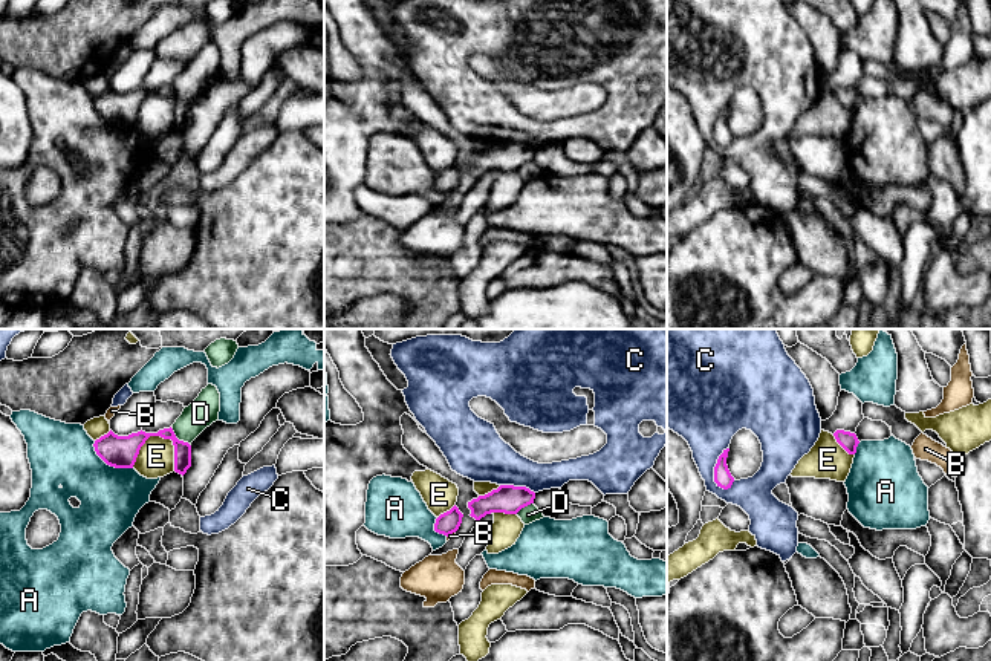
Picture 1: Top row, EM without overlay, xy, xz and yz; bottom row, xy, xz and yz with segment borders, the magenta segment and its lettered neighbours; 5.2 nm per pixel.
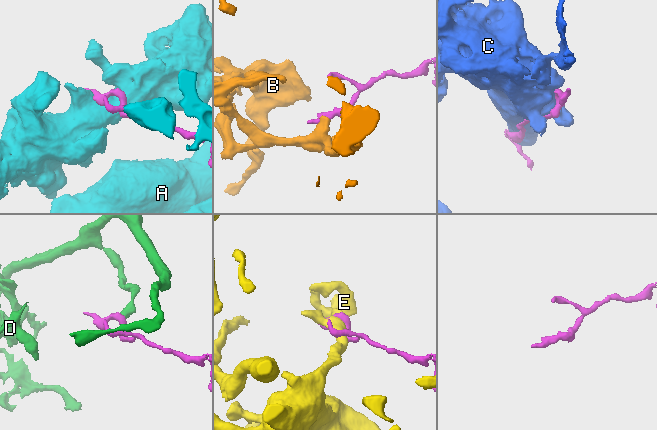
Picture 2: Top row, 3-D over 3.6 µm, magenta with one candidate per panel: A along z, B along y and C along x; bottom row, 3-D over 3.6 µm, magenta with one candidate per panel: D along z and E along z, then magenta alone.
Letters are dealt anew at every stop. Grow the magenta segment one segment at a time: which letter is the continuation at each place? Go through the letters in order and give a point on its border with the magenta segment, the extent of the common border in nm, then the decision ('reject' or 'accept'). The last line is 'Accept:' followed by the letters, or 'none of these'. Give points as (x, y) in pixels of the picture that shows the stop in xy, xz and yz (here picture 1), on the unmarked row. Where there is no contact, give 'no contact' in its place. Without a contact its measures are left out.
A: xy (109, 121) | 260 nm | reject
B: xz (450, 190) | 60 nm | reject
C: yz (714, 126) | 240 nm | reject
D: xy (176, 95) | 140 nm | reject
E: xy (146, 97) | 260 nm | reject
Accept: none of these

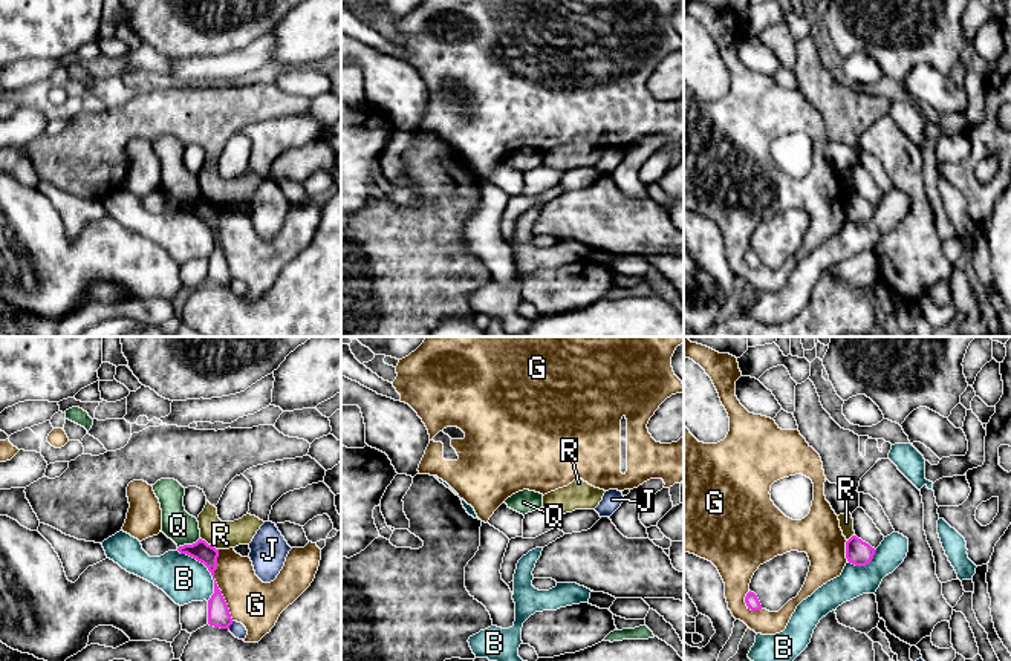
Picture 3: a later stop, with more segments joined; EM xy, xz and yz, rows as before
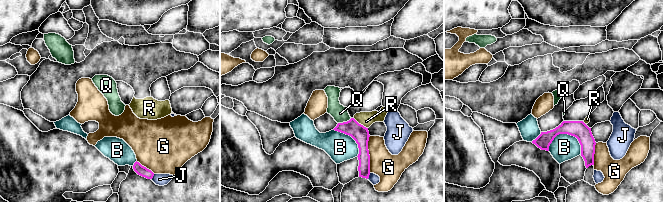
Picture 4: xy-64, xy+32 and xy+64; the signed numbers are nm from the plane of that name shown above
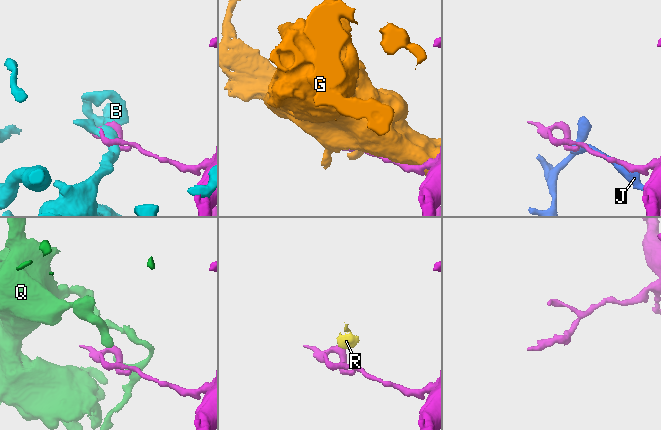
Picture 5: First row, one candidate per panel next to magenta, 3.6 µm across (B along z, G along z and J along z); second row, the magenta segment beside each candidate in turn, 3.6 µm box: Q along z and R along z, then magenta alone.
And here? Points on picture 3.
B: xy (208, 227) | 320 nm | reject
G: xy (216, 242) | 380 nm | reject
J: xy (231, 280) | 50 nm | reject
Q: xy (188, 202) | 130 nm | reject
R: xy (210, 202) | 120 nm | reject
Accept: none of these

